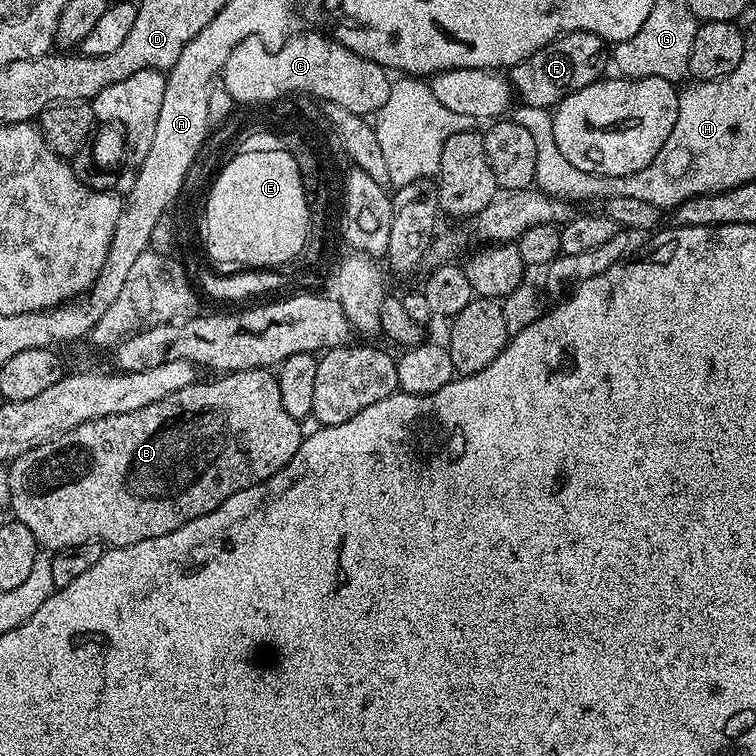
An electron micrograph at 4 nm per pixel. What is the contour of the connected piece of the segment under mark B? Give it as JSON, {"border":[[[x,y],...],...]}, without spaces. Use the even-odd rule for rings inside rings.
{"border":[[[251,368],[241,372],[229,372],[219,378],[212,378],[209,384],[197,382],[154,402],[150,406],[142,406],[142,410],[130,410],[130,414],[114,414],[106,418],[98,418],[54,438],[54,442],[46,442],[42,446],[34,446],[26,450],[18,459],[8,464],[10,474],[10,511],[15,519],[20,521],[30,534],[34,534],[37,545],[44,550],[57,550],[76,547],[82,543],[100,541],[105,546],[121,548],[130,546],[134,542],[146,542],[146,538],[162,538],[162,534],[170,534],[186,522],[194,518],[202,518],[210,514],[210,510],[218,510],[230,494],[238,494],[238,490],[246,490],[258,482],[266,482],[294,454],[298,454],[298,446],[302,439],[300,422],[290,418],[288,411],[282,406],[282,394],[278,394],[278,382],[275,375],[267,368]]]}

